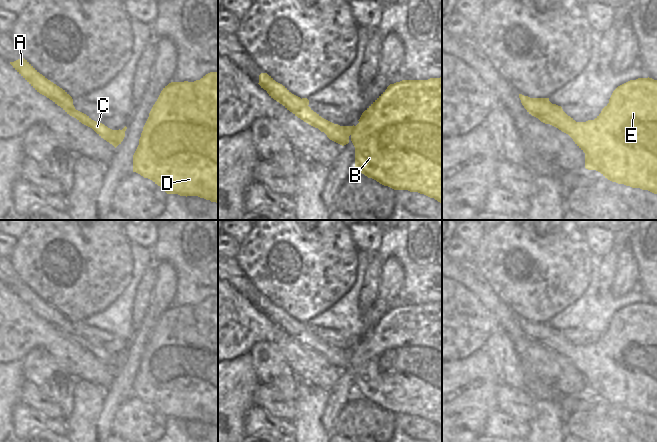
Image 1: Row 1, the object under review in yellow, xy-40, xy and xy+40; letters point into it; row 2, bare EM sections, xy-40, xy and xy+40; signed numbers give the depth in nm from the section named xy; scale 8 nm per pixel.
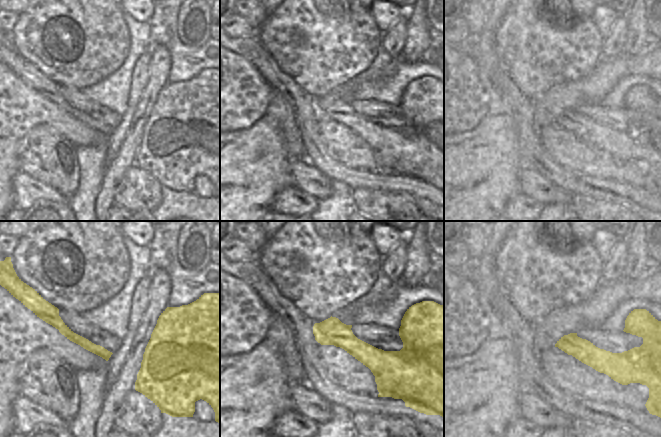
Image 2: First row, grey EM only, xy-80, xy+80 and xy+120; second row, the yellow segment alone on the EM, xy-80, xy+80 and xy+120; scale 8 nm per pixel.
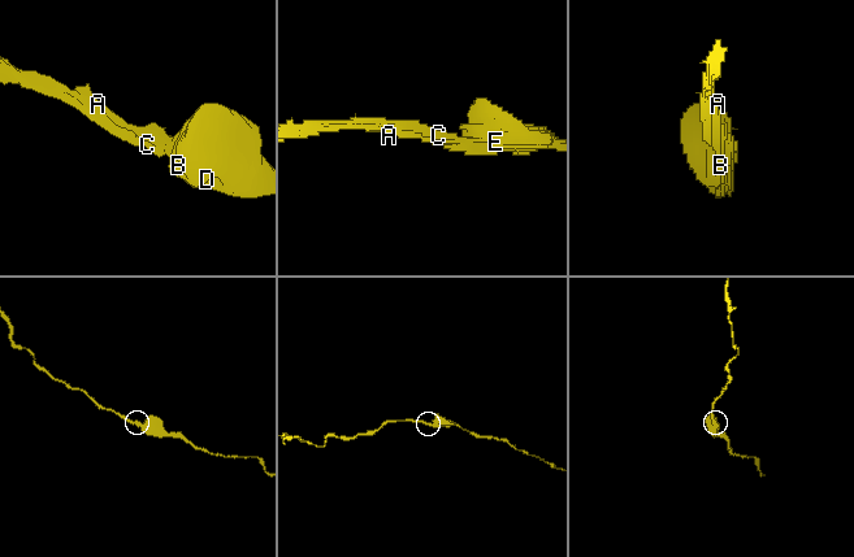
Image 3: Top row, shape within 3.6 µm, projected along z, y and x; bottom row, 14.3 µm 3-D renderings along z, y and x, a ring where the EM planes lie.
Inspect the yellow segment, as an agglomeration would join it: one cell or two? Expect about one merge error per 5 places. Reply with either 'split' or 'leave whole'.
leave whole

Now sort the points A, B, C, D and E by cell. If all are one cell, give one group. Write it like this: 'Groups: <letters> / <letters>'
Groups: A B C D E.

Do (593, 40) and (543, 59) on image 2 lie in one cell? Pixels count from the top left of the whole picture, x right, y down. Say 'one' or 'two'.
one

